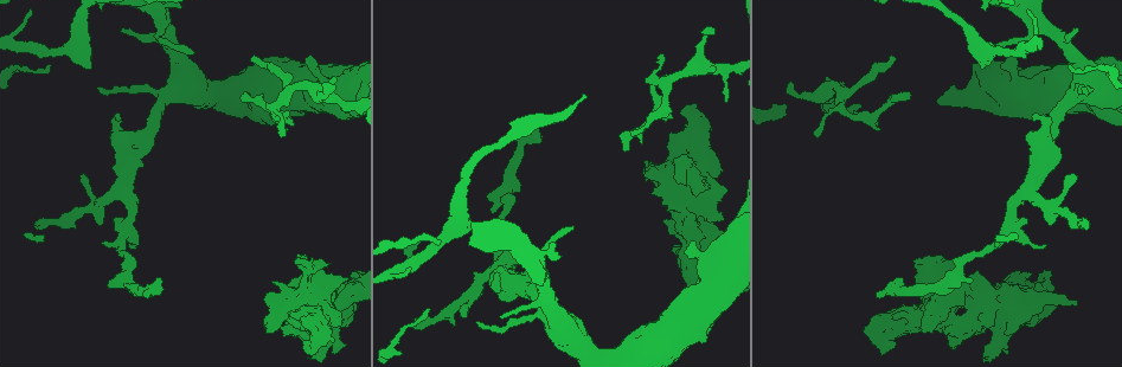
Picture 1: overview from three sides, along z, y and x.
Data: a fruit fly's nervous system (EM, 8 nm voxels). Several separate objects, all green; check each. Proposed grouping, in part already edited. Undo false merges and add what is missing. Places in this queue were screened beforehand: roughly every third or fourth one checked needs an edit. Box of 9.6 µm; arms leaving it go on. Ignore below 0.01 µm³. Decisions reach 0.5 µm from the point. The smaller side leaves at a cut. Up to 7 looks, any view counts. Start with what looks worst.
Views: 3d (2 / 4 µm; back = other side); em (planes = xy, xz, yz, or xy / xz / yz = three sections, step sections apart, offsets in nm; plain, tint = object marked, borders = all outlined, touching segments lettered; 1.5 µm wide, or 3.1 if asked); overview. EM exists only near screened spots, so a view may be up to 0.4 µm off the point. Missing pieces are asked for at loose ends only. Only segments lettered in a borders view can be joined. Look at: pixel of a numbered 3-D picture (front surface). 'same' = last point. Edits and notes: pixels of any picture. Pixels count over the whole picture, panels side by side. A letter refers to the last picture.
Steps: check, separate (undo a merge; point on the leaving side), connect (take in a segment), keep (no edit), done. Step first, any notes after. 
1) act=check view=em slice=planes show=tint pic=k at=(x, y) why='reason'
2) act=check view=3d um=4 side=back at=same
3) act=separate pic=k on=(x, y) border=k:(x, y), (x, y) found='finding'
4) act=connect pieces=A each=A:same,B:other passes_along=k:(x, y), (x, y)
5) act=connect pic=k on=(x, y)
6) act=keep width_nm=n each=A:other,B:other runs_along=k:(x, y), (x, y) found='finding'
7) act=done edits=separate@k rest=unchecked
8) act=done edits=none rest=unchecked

act=check view=em slice=planes show=borders pic=1 at=(909, 95) why='branch stops here'

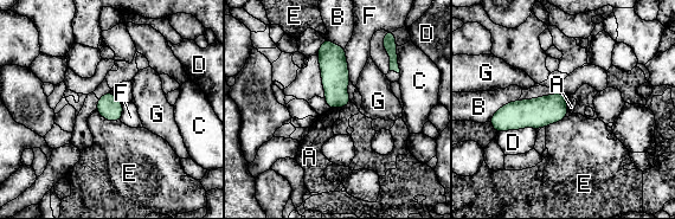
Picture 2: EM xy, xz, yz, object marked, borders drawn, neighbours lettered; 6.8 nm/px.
act=keep longest_contact=D:260nm each=A:other,B:other,C:other,D:other,E:other,F:other,G:other border=2:(565, 96), (569, 111) found='none of them fits'

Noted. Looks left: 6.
act=check view=3d um=4 pic=1 at=(315, 329) why='an open end'

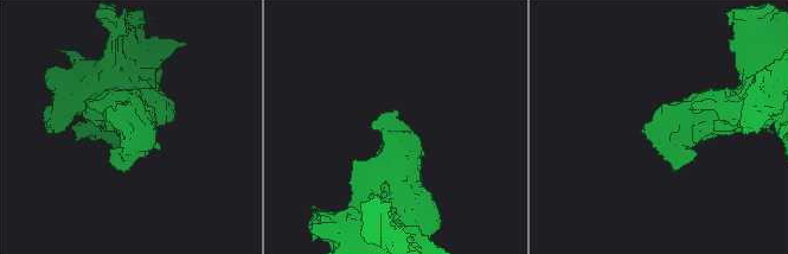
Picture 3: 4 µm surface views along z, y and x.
act=check view=em slice=planes show=borders pic=3 at=(132, 128)

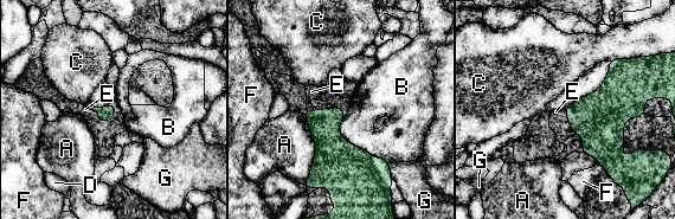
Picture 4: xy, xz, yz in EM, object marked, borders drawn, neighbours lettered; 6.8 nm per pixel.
act=connect pieces=E each=A:other,B:other,C:other,D:other,E:same,F:other,G:other passes_along=4:(323, 124), (310, 111), (312, 91) found='it goes on there'

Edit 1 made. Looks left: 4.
act=check view=3d um=2 pic=1 at=(686, 185) why='free end'

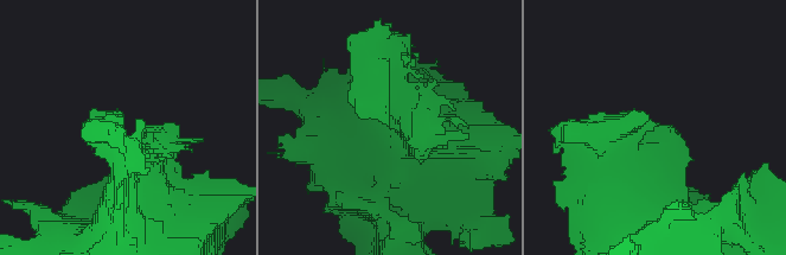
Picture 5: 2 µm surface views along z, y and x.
act=check view=em slice=planes show=borders pic=5 at=(655, 124) why='shape alone is not enough'

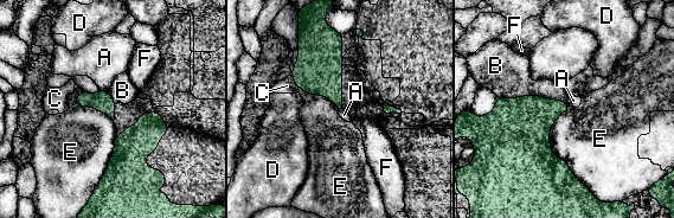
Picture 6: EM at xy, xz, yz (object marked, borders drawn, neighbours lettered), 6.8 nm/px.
act=keep longest_contact=E:550nm each=A:other,B:other,C:other,D:other,E:other,F:other border=6:(100, 89), (108, 91) found='none of them fits'

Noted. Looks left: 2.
act=done edits=connect@4 rest=unchecked

